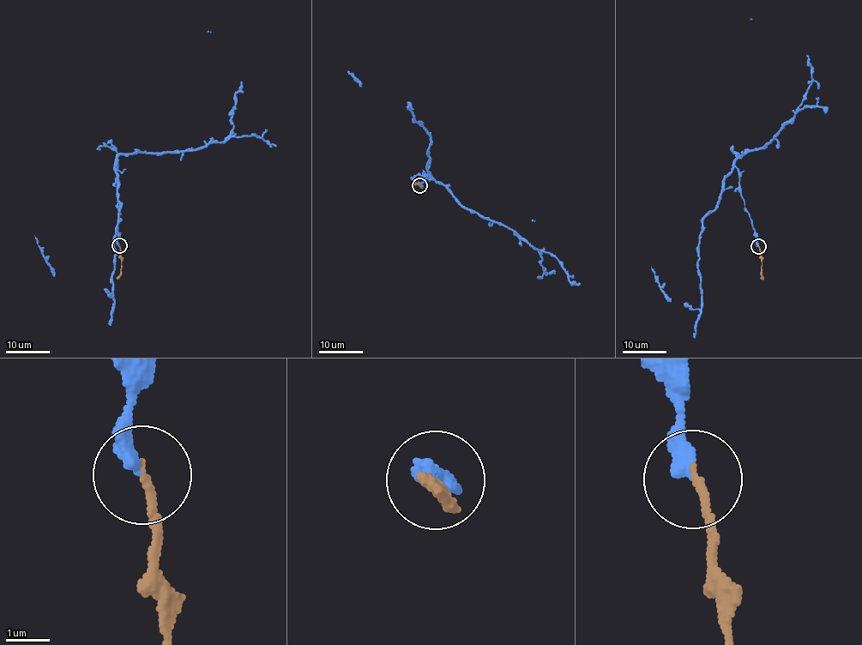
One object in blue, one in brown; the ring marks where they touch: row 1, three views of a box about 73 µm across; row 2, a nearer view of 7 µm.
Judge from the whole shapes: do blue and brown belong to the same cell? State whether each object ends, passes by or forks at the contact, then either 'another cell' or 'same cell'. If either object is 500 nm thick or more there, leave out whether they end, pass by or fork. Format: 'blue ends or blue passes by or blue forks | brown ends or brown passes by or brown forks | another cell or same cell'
blue ends | brown ends | same cell

